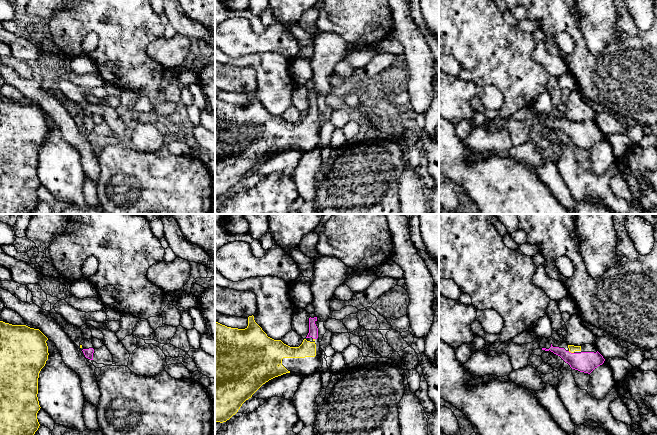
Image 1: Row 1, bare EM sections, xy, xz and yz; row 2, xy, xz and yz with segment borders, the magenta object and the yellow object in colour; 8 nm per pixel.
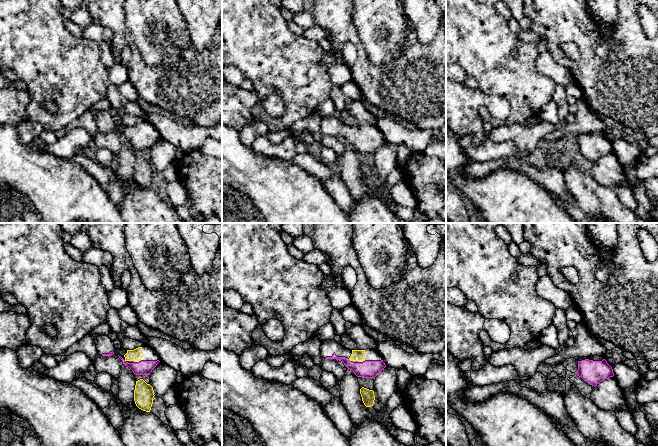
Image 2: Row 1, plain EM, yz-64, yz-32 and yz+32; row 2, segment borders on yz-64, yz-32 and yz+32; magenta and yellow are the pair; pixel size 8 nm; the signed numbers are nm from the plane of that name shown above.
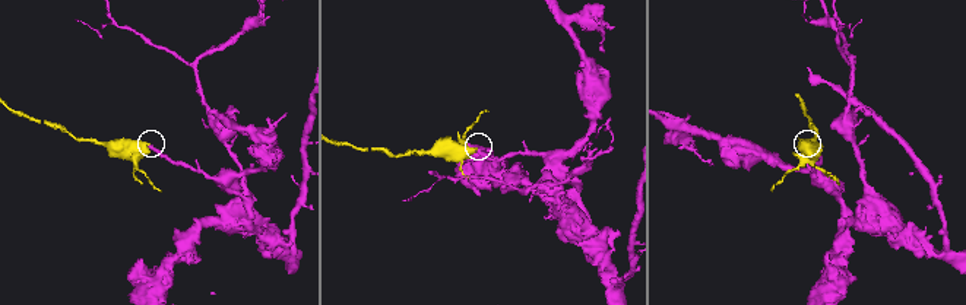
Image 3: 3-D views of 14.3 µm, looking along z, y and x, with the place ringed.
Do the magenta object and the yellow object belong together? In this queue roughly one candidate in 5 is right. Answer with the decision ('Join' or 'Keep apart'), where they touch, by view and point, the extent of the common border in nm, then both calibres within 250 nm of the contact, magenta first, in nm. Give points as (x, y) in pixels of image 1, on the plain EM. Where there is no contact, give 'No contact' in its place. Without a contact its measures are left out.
Join. Touches magenta at yz (570, 128). Shared border 50 nm. Thickness 170 nm (magenta) against 60 nm

